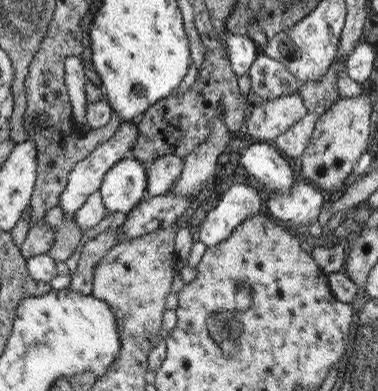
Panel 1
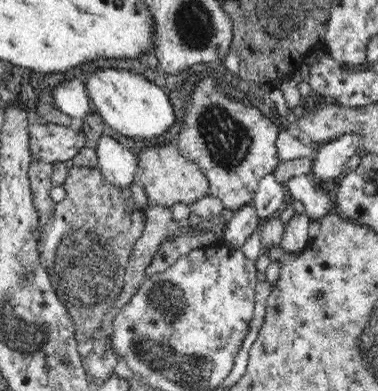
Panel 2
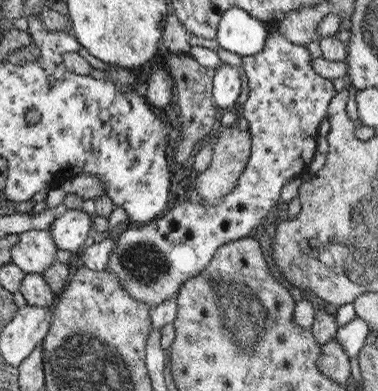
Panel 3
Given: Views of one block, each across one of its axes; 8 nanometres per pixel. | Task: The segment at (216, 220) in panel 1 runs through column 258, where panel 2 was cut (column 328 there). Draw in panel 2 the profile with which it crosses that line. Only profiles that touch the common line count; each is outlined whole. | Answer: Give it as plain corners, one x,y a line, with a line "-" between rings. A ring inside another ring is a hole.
298,176
288,180
286,188
292,192
292,196
296,200
300,200
306,206
306,216
312,222
320,222
326,218
326,214
330,212
330,208
334,206
334,202
330,200
330,192
326,192
320,186
314,186
310,176

